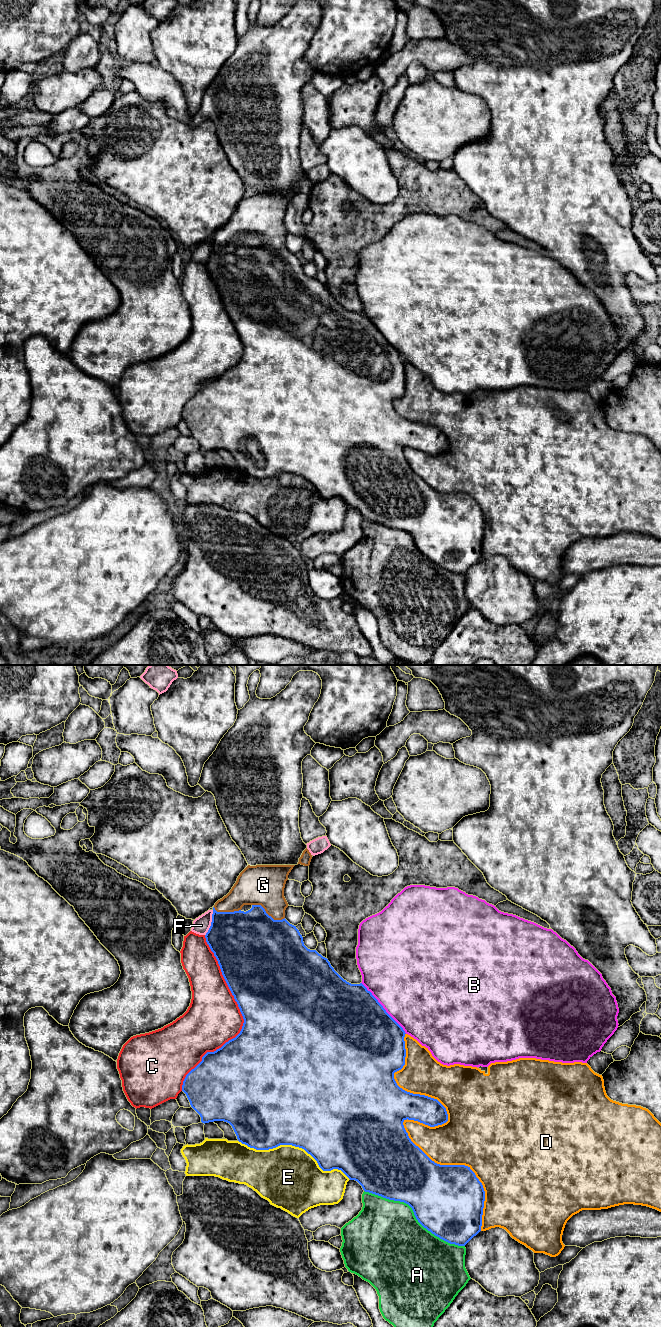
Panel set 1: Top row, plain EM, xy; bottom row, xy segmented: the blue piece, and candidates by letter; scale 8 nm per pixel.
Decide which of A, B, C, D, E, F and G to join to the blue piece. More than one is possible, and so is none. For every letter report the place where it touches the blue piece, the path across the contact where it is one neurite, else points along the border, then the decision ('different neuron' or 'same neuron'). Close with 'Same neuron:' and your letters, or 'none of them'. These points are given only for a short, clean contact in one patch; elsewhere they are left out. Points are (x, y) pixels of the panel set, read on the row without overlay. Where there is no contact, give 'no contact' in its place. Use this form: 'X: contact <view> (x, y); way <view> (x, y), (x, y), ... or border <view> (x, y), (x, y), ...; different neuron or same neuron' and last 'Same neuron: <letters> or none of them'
A: contact xy (414, 542); different neuron
B: contact xy (383, 336); different neuron
C: contact xy (243, 346); different neuron
D: contact xy (412, 447); different neuron
E: contact xy (295, 474); different neuron
F: contact xy (211, 251); different neuron
G: contact xy (267, 242); same neuron
Same neuron: G

